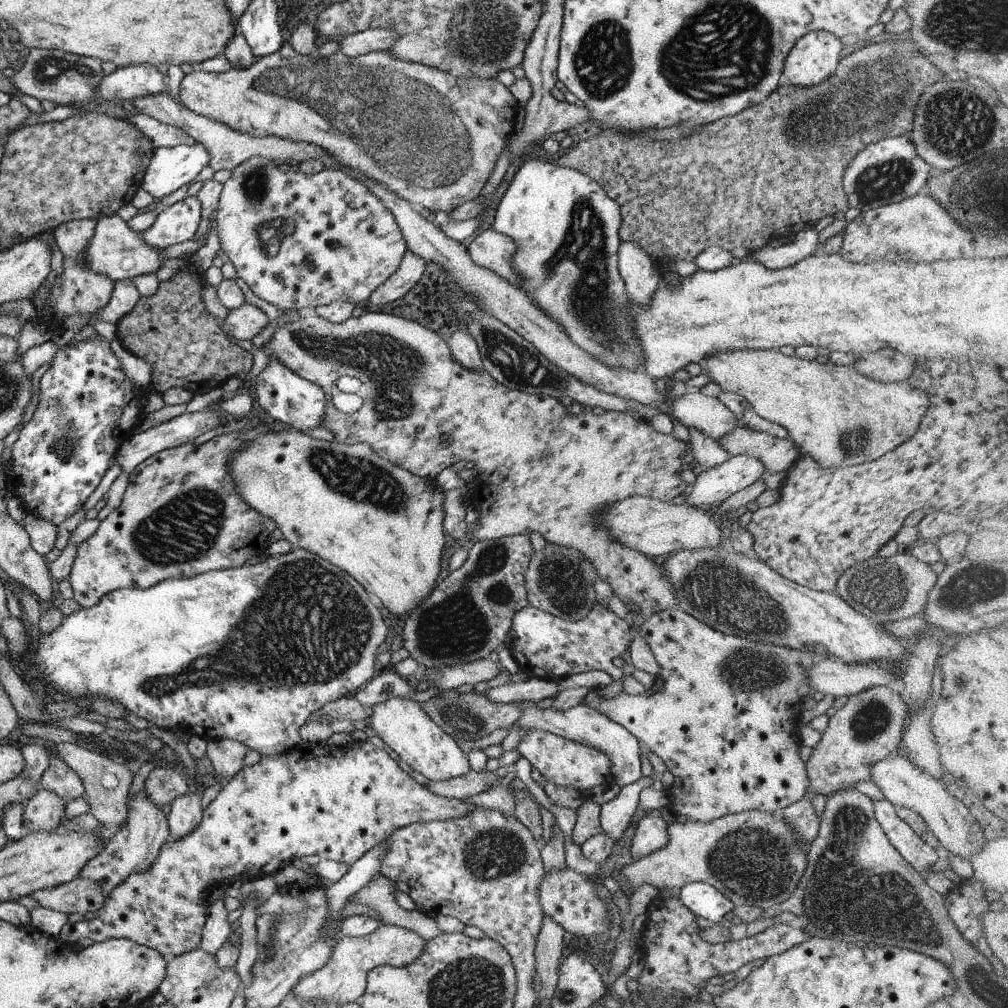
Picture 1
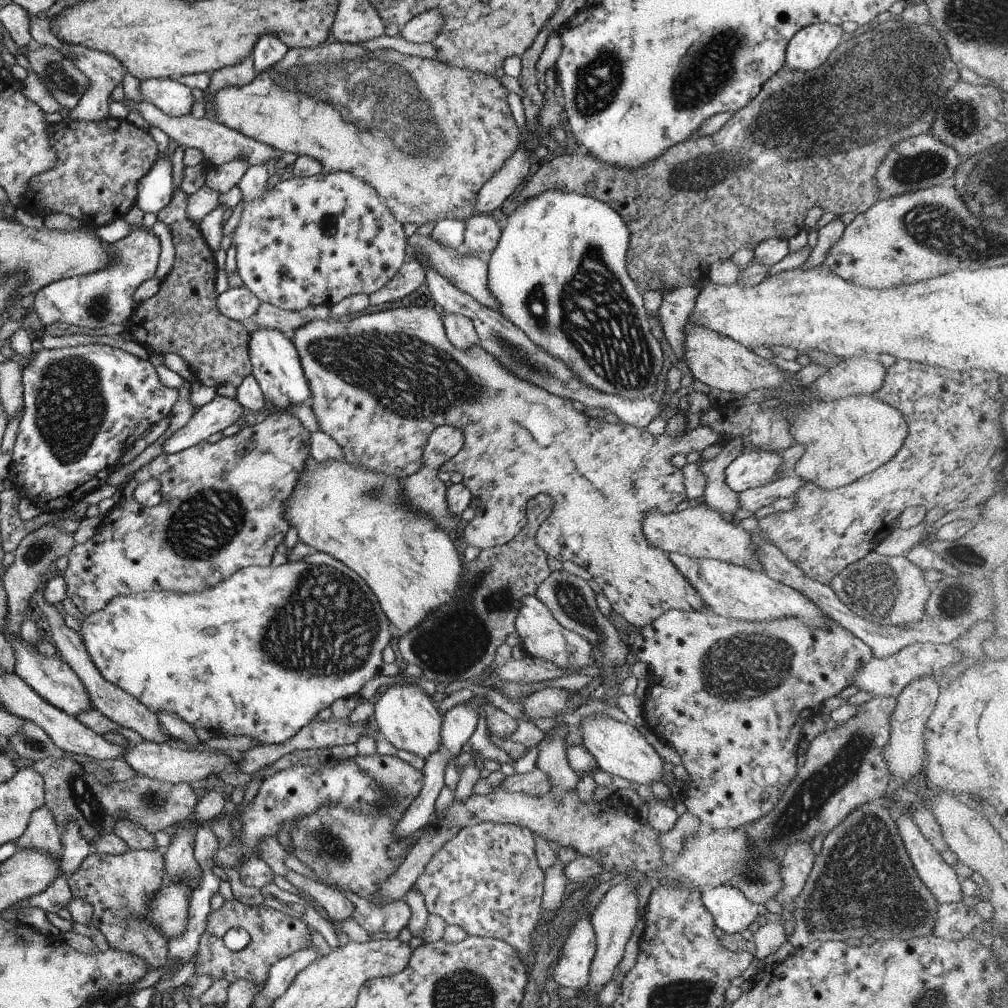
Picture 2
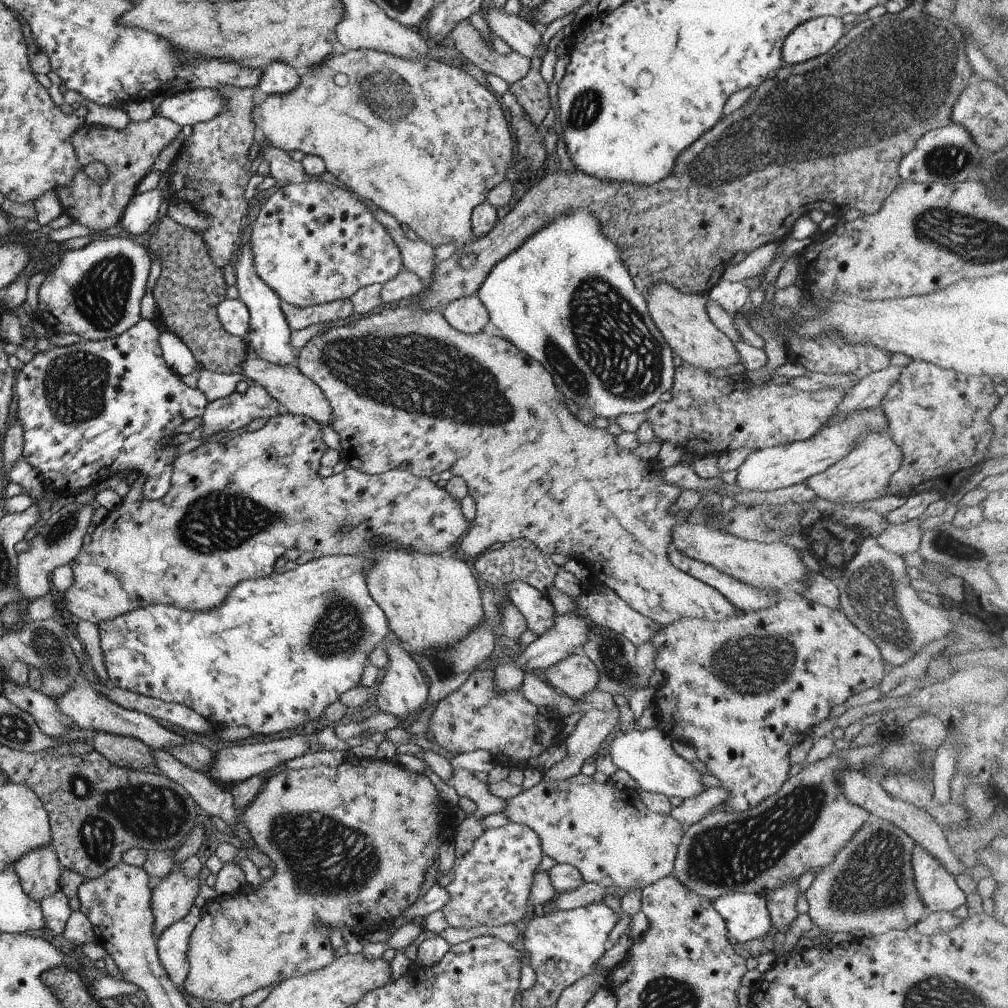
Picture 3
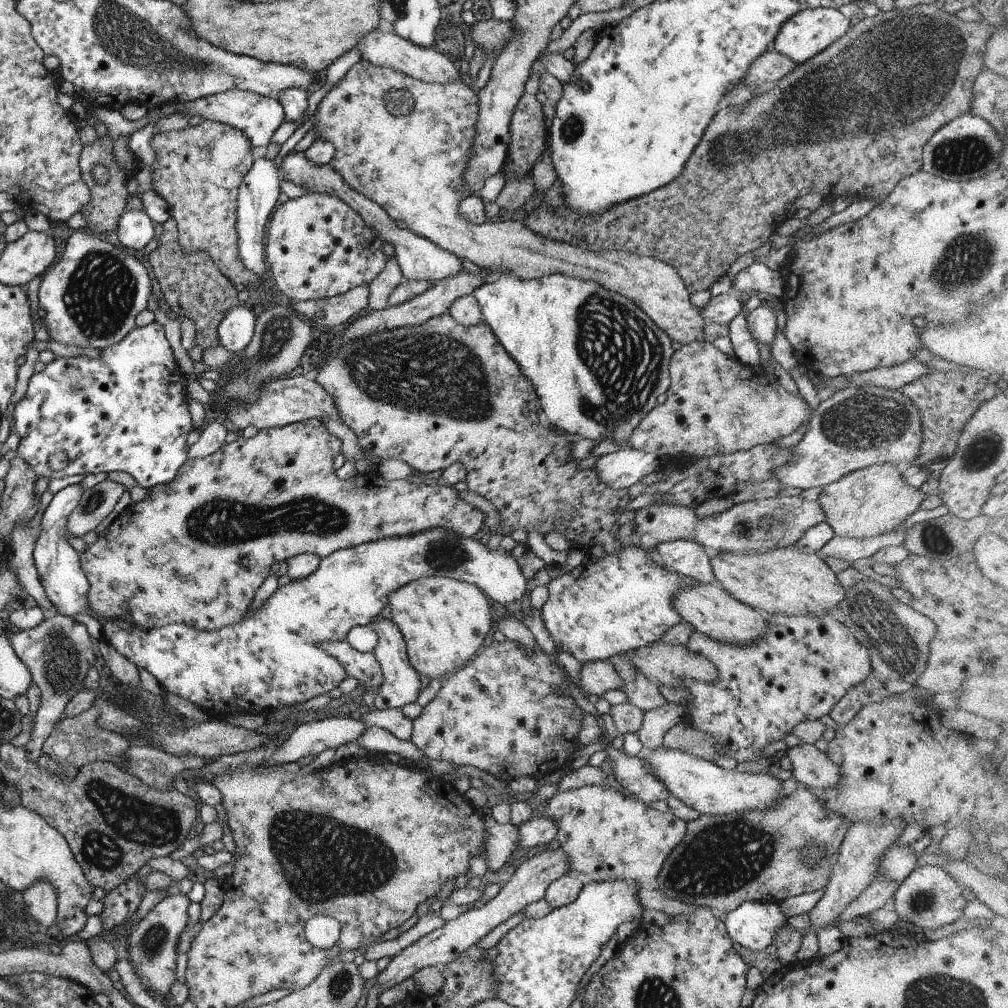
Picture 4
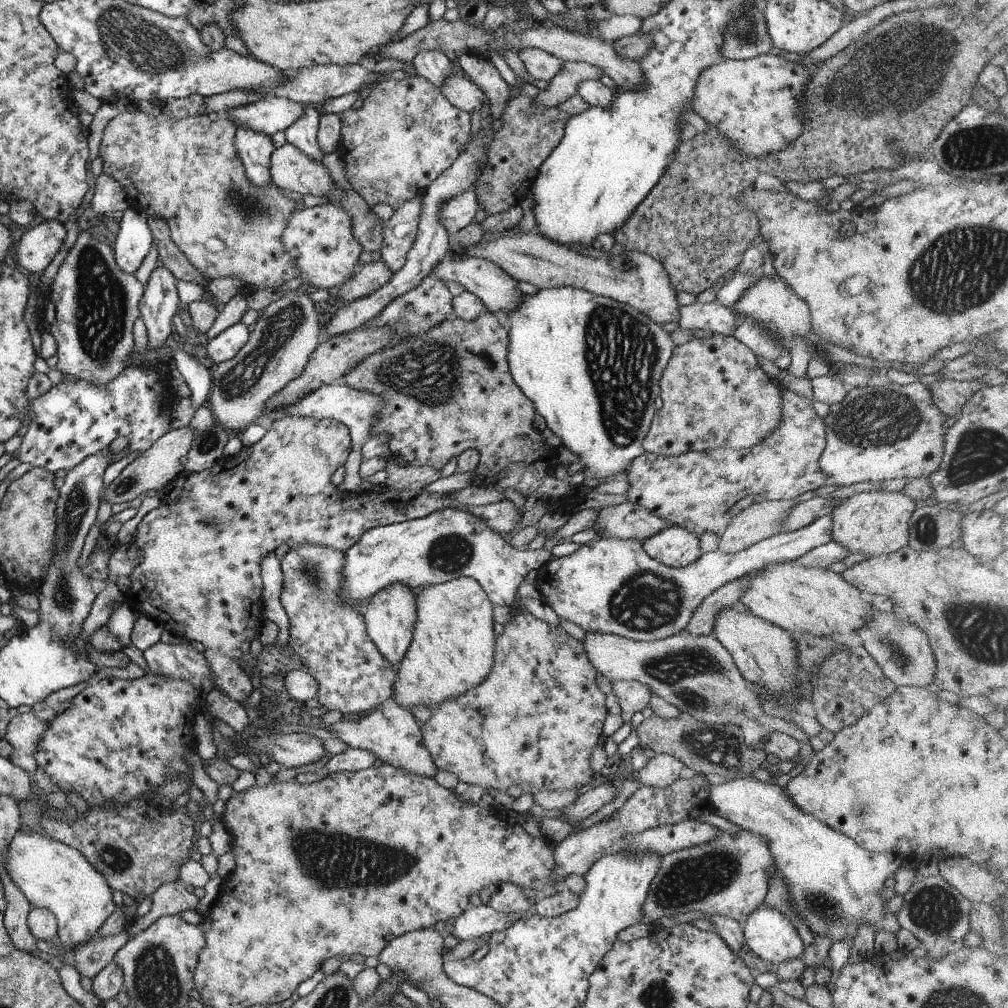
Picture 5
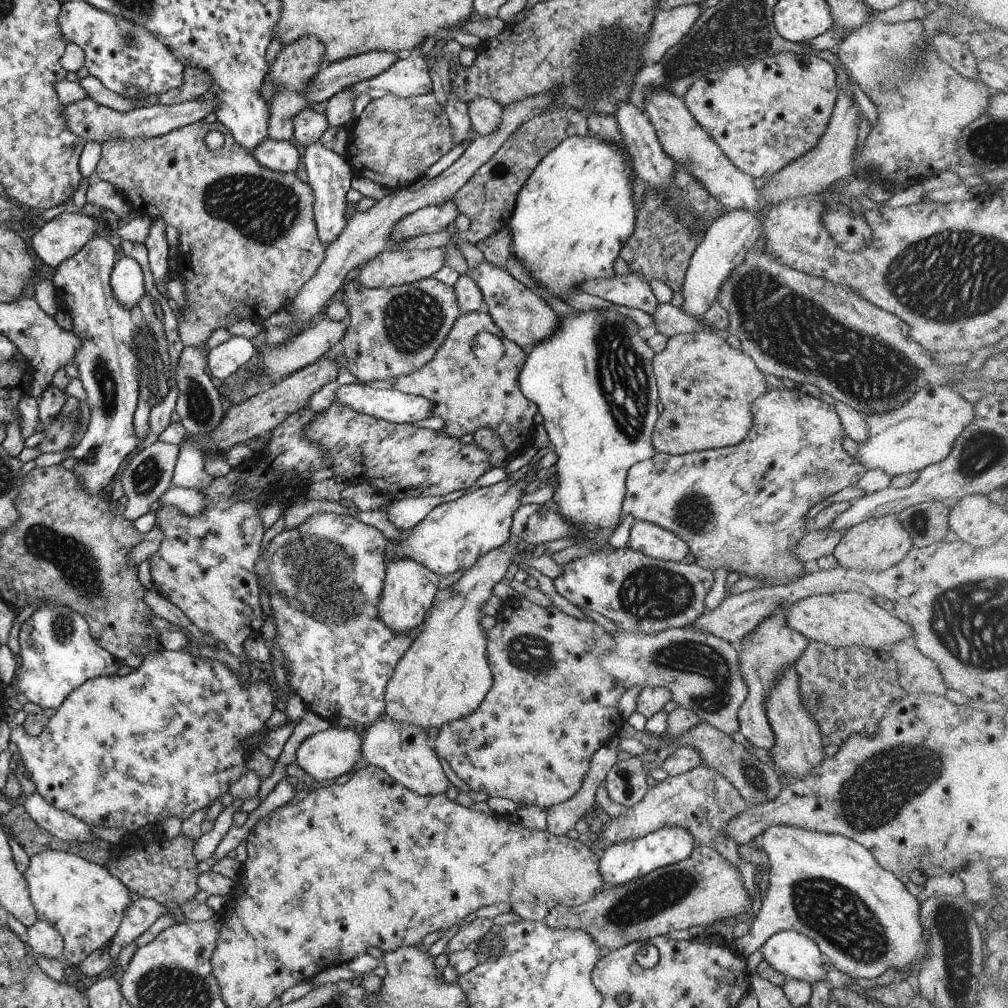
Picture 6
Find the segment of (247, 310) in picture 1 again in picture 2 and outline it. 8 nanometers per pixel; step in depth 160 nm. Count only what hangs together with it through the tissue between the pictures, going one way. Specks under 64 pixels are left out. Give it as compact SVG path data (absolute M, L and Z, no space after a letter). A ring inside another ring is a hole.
M260 302L258 309L246 321L248 331L267 327L268 329L279 329L288 339L292 339L294 330L306 325L310 320L323 320L330 318L330 306L320 304L308 306L298 311L288 311L277 308L269 303Z

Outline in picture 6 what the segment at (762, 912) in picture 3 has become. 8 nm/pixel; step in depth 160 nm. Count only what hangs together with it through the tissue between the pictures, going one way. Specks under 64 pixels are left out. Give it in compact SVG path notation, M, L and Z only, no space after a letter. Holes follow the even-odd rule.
M789 929L772 934L759 952L787 979L814 985L827 978L828 965L821 961L818 946L800 932Z

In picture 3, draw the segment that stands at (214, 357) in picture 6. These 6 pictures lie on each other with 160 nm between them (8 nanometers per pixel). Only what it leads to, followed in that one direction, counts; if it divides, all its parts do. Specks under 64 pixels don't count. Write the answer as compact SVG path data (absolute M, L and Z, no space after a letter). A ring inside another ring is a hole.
M223 299L216 306L216 313L223 330L231 336L244 339L248 334L248 310L247 307L237 299Z

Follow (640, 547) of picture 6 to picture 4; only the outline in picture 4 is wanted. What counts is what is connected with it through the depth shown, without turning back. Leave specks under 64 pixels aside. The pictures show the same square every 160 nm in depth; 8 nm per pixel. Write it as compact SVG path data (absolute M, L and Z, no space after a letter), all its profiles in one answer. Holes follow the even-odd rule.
M675 539L657 543L655 556L669 571L694 578L699 583L716 584L707 555L695 541Z

